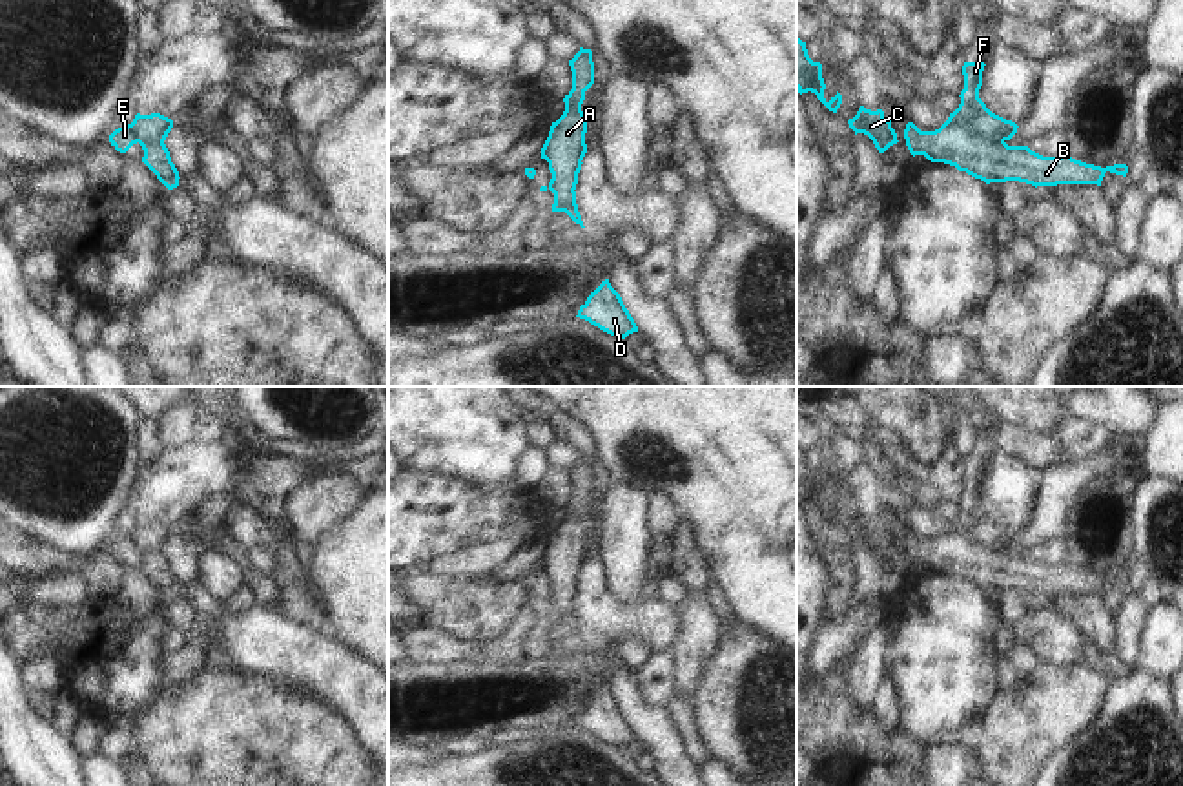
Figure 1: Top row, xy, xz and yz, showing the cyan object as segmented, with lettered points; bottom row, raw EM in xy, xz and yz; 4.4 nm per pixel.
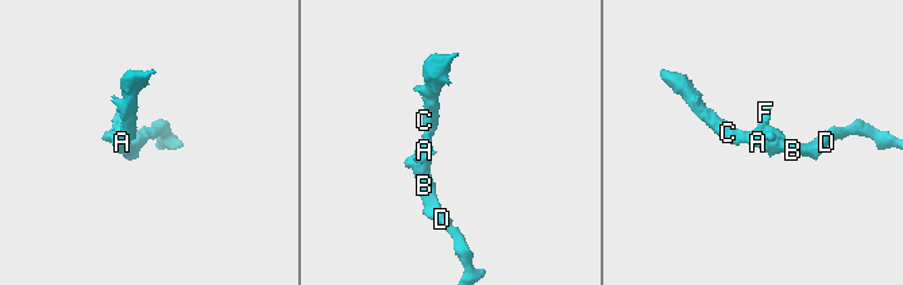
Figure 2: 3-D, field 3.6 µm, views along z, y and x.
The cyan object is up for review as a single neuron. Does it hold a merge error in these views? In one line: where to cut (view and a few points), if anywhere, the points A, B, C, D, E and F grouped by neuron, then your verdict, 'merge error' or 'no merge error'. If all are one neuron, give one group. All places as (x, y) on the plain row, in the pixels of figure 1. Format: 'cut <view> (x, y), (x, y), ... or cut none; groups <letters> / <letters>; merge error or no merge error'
cut none; groups A B C D E F; no merge error

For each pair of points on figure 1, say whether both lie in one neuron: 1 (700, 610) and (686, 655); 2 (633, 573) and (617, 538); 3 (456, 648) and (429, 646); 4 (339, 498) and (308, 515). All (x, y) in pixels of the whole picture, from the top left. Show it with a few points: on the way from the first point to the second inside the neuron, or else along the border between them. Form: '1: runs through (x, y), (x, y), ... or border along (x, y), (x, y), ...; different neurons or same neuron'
1: runs through (700, 620), (700, 641), (697, 644); same neuron
2: runs through (629, 564), (626, 548); same neuron
3: runs through (449, 648), (436, 646); same neuron
4: runs through (332, 498), (316, 507); same neuron

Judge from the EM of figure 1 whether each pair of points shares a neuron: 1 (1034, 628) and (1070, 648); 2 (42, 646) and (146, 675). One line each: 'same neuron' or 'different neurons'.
1: same neuron
2: same neuron

